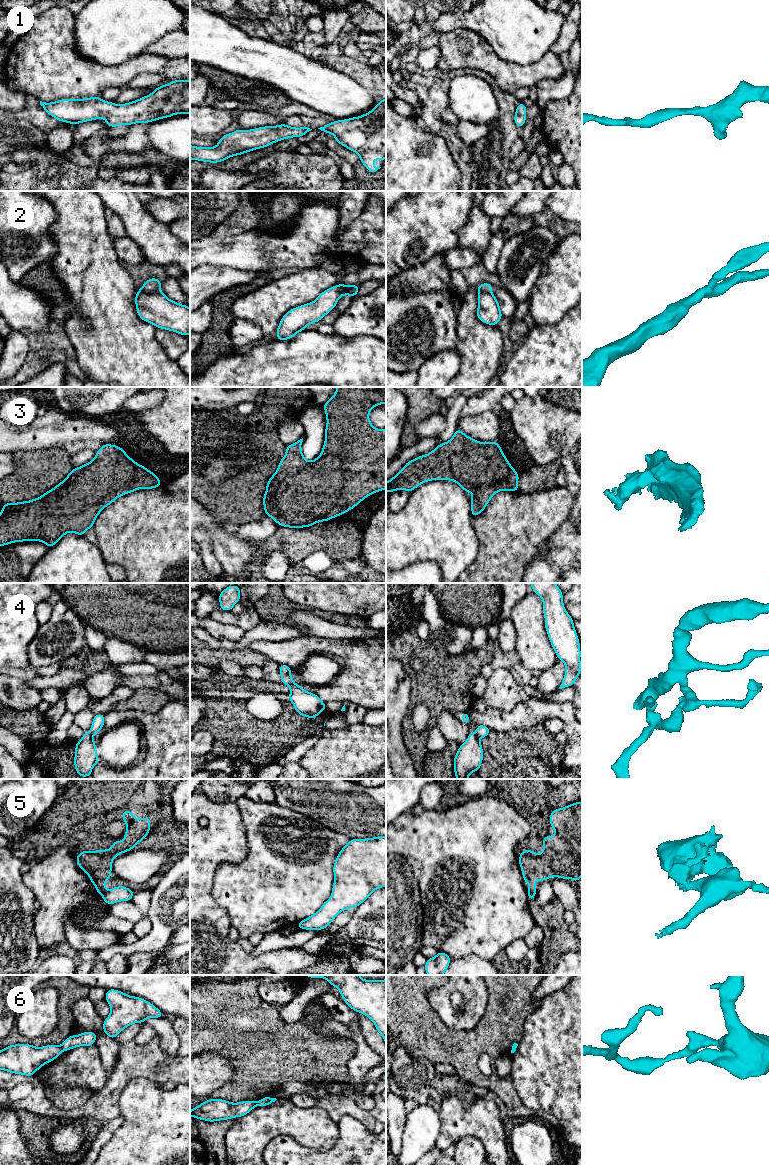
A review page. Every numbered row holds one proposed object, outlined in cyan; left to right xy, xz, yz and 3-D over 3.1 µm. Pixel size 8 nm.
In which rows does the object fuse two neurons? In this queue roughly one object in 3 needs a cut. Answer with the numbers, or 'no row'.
2, 5, 6

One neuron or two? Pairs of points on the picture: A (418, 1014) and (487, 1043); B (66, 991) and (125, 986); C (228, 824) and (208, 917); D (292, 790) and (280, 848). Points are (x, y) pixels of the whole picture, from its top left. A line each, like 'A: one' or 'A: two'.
A: one
B: two
C: one
D: two

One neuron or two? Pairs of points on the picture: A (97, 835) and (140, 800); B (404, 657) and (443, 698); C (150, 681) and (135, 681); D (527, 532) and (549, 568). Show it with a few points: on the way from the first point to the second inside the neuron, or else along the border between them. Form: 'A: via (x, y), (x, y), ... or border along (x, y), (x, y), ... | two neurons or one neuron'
A: via (99, 822), (121, 800), (127, 800) | one neuron
B: via (418, 654), (425, 661), (427, 675), (435, 684) | one neuron
C: via (146, 681), (139, 681) | one neuron
D: border along (553, 533), (524, 570) | two neurons

